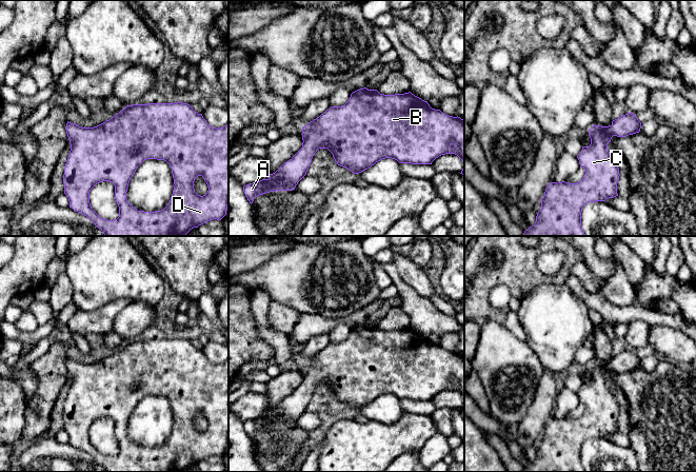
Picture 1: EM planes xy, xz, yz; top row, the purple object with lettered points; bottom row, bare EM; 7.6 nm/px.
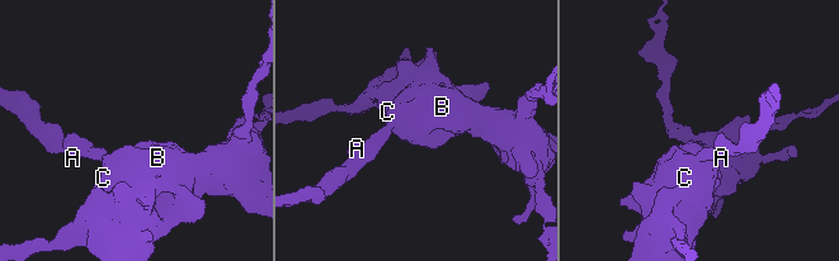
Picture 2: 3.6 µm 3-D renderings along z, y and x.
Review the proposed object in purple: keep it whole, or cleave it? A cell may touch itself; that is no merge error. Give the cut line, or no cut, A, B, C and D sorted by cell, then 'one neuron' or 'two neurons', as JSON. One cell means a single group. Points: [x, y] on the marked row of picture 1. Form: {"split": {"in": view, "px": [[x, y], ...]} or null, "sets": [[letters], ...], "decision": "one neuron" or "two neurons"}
{"split": null, "sets": [["A", "B", "C", "D"]], "decision": "one neuron"}

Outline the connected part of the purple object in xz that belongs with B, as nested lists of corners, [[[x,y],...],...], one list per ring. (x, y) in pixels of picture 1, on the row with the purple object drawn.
[[[366,87],[351,94],[349,101],[341,106],[331,106],[319,117],[302,127],[302,148],[275,173],[266,179],[243,186],[243,192],[252,204],[254,199],[270,192],[293,191],[298,182],[306,175],[312,158],[319,149],[327,149],[338,165],[346,168],[354,174],[359,174],[376,162],[392,158],[399,163],[432,164],[441,155],[455,154],[463,161],[460,174],[464,175],[464,120],[453,117],[430,106],[427,101],[415,96],[411,92],[404,94],[384,95],[377,90]]]

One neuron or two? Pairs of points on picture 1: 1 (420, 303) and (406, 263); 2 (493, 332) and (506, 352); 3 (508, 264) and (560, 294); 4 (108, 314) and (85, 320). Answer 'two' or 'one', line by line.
1: two
2: one
3: two
4: one

